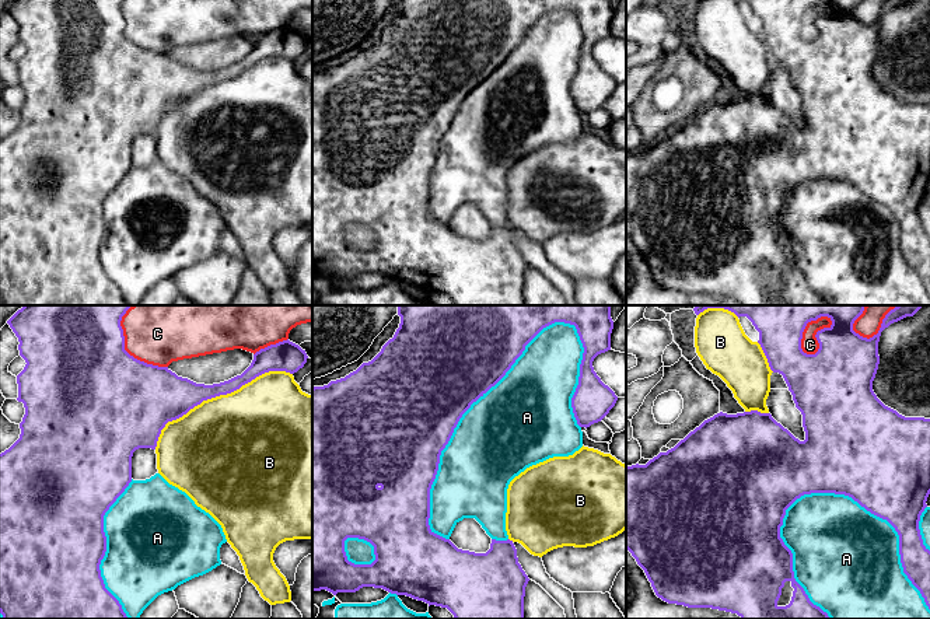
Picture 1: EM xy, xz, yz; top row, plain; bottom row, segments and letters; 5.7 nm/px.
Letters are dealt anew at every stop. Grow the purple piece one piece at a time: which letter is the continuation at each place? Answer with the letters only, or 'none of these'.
none of these

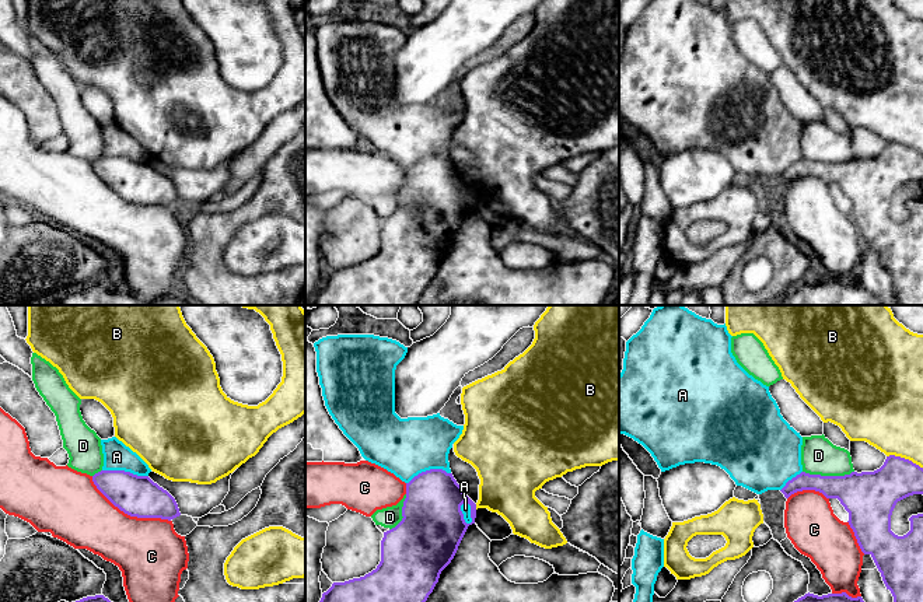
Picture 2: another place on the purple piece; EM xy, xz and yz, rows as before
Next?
none of these

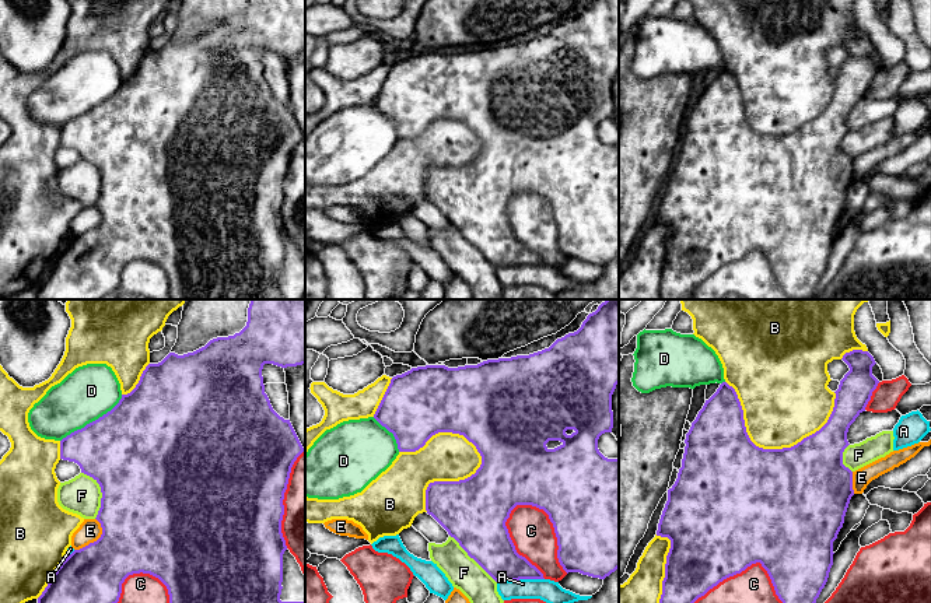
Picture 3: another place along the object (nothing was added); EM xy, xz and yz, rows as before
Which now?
B

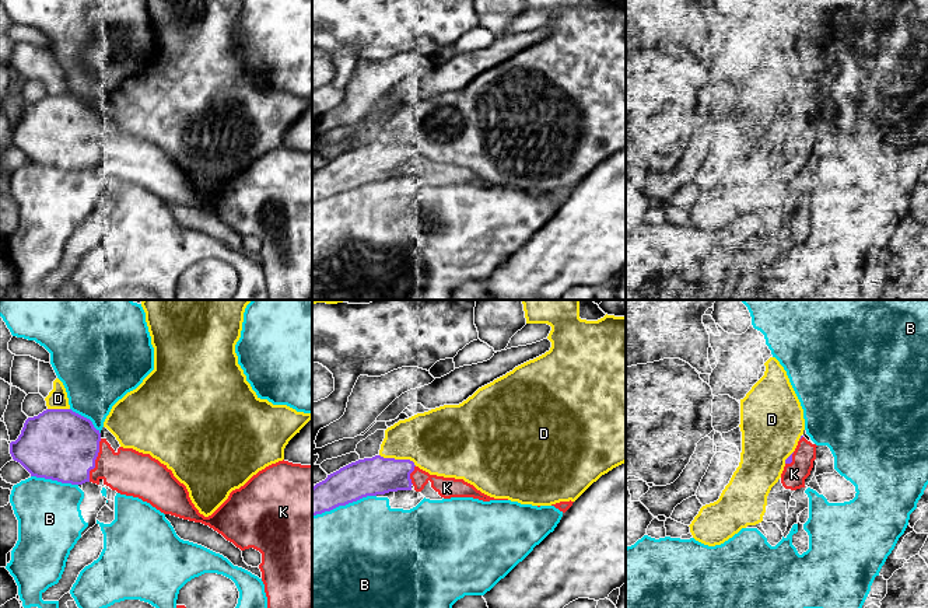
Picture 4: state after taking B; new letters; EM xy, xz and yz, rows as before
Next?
K

